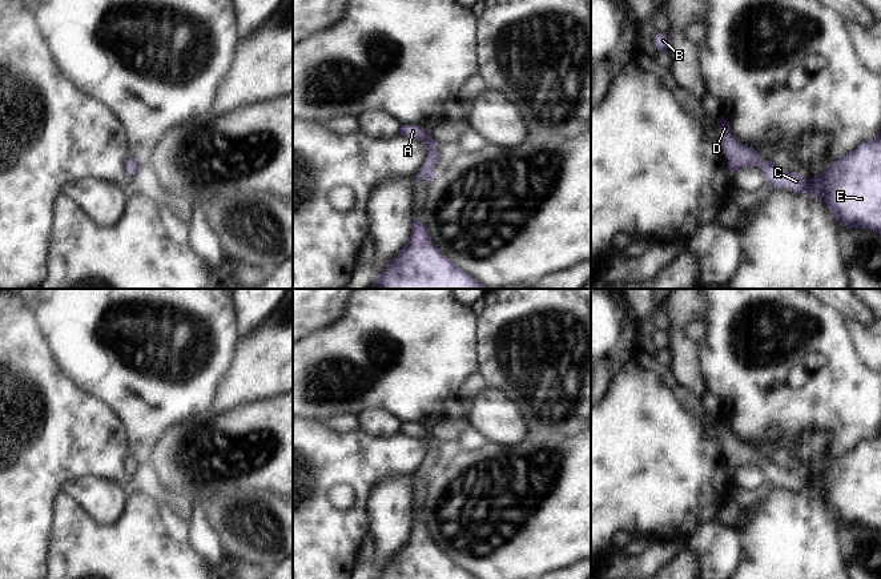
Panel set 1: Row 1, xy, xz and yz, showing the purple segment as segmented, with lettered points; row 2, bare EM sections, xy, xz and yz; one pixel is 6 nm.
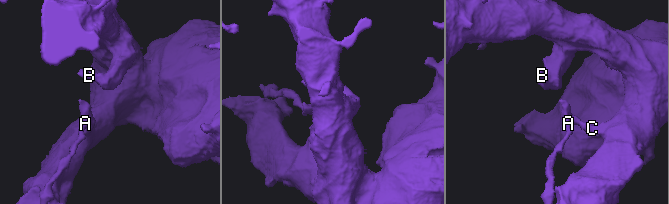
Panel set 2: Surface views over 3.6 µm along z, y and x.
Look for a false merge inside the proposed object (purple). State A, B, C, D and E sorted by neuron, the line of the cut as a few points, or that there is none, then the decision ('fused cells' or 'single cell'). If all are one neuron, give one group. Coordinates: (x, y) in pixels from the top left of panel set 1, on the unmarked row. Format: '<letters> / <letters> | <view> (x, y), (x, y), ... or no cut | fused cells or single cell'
A B C D E | no cut | single cell

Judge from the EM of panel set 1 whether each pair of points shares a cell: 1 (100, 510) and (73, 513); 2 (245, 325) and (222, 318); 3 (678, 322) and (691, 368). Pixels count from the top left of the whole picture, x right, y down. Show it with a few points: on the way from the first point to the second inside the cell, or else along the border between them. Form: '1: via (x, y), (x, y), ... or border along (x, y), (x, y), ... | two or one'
1: border along (61, 491), (72, 497), (101, 525), (115, 522) | two
2: border along (234, 308), (238, 340) | two
3: via (678, 333), (686, 357) | one

